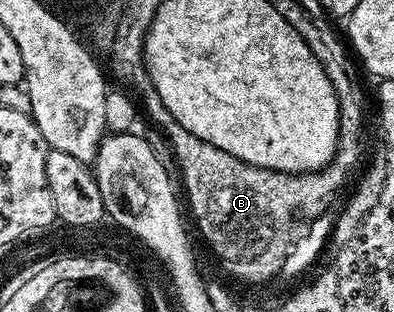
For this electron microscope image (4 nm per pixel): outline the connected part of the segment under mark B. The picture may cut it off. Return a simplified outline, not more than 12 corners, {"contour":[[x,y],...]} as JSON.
{"contour":[[358,67],[324,169],[261,169],[191,136],[148,76],[136,97],[181,161],[197,228],[231,275],[299,274],[365,150]]}

